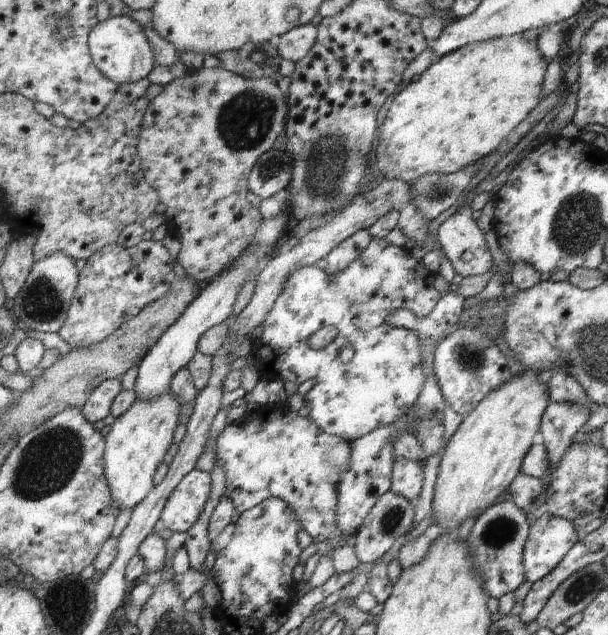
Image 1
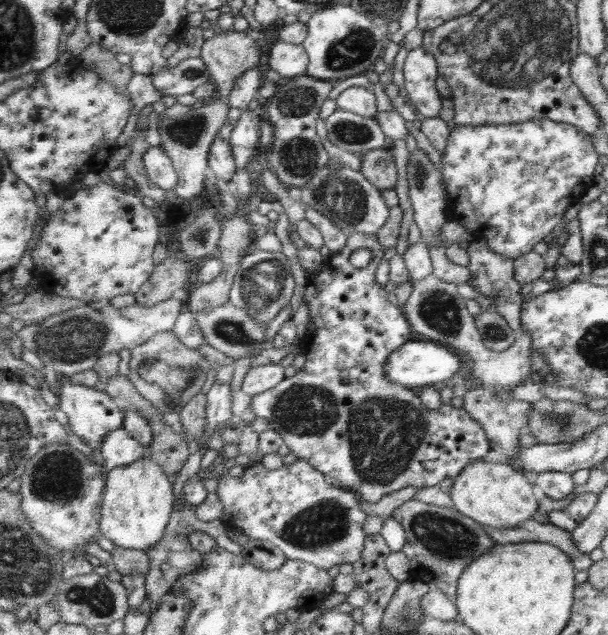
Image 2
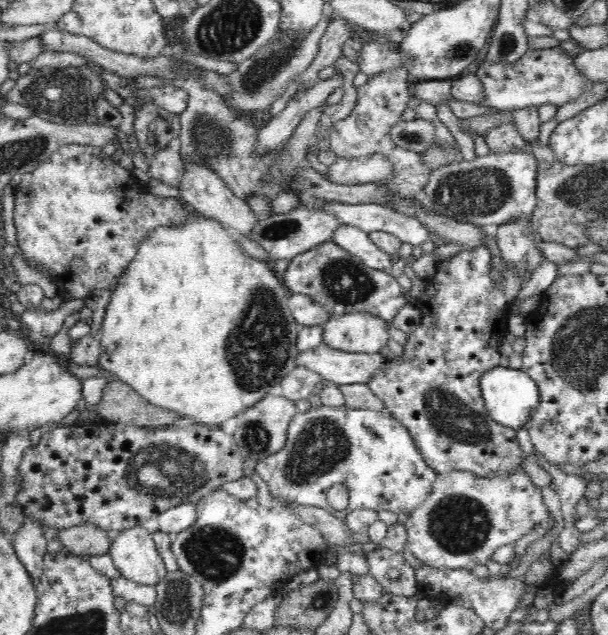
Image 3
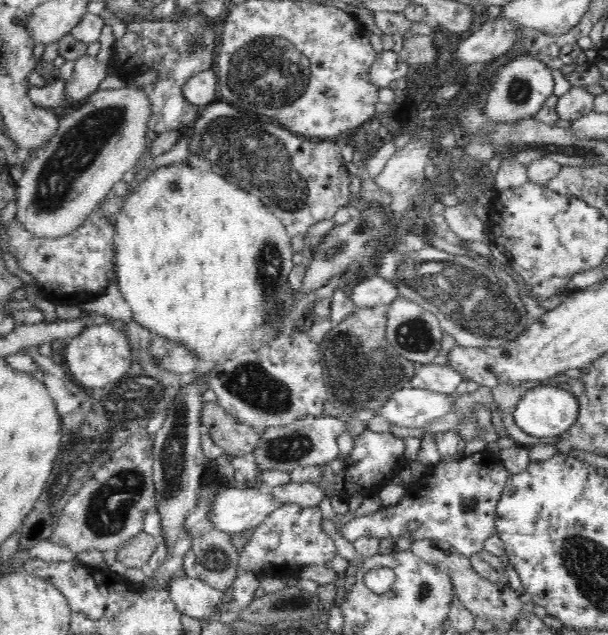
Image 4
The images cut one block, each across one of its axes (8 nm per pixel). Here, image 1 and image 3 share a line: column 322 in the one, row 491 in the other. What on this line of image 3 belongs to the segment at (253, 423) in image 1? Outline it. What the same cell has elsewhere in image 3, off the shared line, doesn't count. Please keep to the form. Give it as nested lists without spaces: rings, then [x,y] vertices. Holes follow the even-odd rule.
[[[522,468],[518,470],[498,470],[490,476],[478,476],[470,470],[446,470],[436,472],[434,482],[430,486],[430,494],[422,500],[406,520],[408,542],[406,550],[412,552],[420,562],[438,566],[438,568],[468,568],[474,570],[478,564],[486,564],[492,560],[494,552],[500,546],[516,544],[522,536],[526,536],[528,528],[544,522],[546,526],[552,522],[550,508],[542,498],[542,488],[538,488]]]

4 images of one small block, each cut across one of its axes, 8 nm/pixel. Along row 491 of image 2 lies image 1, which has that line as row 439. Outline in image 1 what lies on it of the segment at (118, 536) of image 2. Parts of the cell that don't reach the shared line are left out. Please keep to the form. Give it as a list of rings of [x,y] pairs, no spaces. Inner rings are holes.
[[[167,394],[155,402],[137,400],[135,406],[115,420],[111,432],[107,434],[107,454],[105,454],[105,474],[111,486],[113,498],[117,502],[117,510],[131,514],[147,500],[147,496],[155,490],[155,474],[159,466],[165,462],[167,452],[173,446],[173,434],[179,424],[179,414],[183,406],[173,396]]]

